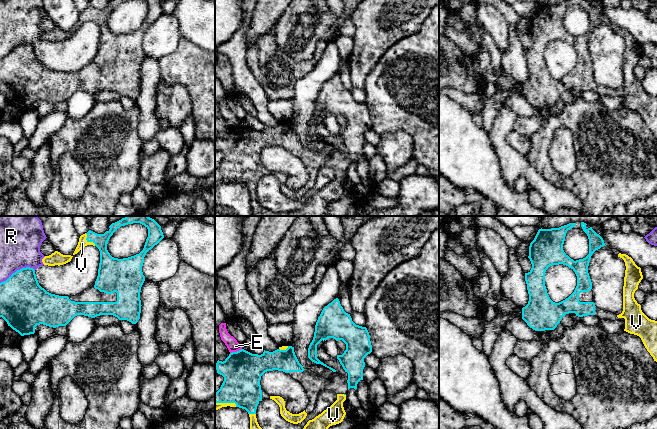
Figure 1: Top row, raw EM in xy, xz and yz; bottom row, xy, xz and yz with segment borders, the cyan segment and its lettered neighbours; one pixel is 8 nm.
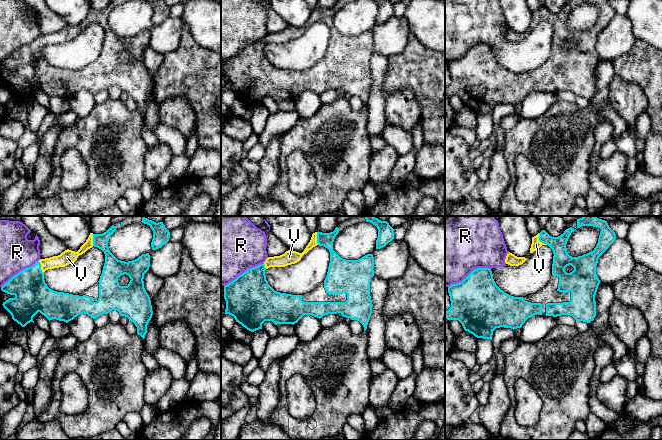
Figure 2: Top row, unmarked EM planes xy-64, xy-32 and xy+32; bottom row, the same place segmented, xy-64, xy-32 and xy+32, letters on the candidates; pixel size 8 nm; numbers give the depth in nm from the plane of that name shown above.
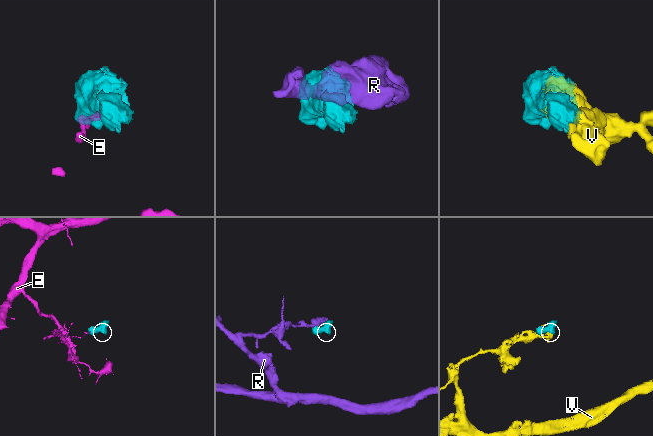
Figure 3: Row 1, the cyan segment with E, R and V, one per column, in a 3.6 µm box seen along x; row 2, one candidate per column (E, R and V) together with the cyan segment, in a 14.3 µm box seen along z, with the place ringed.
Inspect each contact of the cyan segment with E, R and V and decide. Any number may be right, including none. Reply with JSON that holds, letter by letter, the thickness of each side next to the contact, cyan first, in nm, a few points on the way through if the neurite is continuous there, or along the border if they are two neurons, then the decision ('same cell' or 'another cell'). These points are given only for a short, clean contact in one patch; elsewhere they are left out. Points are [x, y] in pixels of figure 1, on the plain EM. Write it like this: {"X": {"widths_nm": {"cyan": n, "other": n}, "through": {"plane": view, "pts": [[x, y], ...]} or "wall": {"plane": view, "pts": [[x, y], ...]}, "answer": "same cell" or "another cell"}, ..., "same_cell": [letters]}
{"E": {"widths_nm": {"cyan": 320, "other": 100}, "wall": {"plane": "xz", "pts": [[241, 124], [230, 129]]}, "answer": "another cell"}, "R": {"widths_nm": {"cyan": 360, "other": 320}, "answer": "another cell"}, "V": {"widths_nm": {"cyan": 150, "other": 70}, "answer": "same cell"}, "same_cell": ["V"]}

